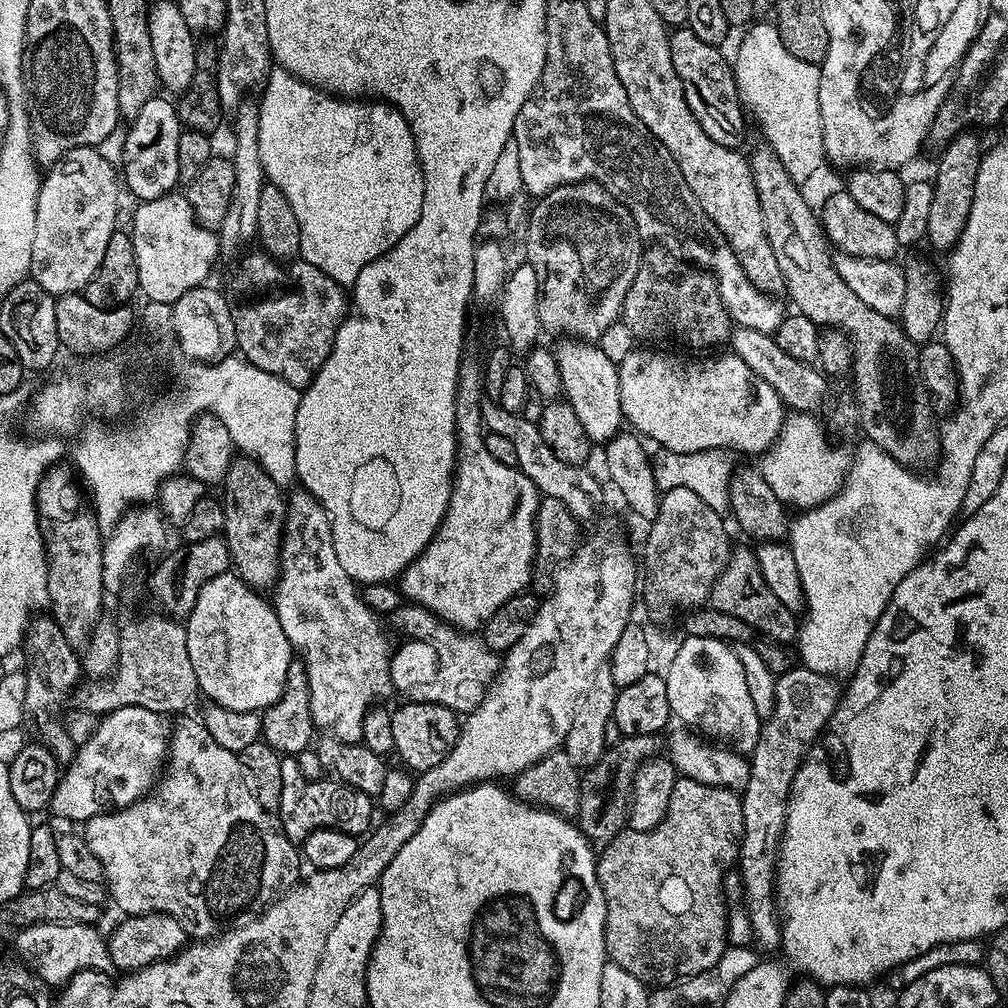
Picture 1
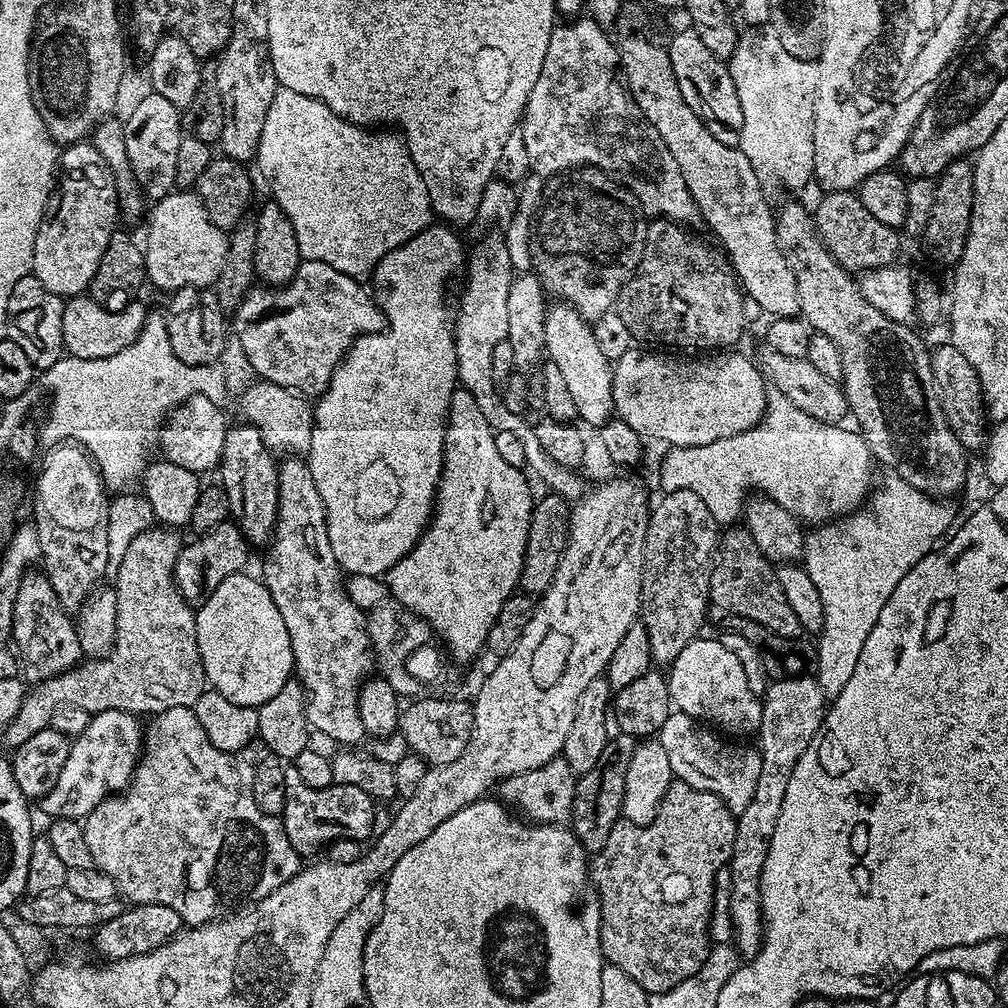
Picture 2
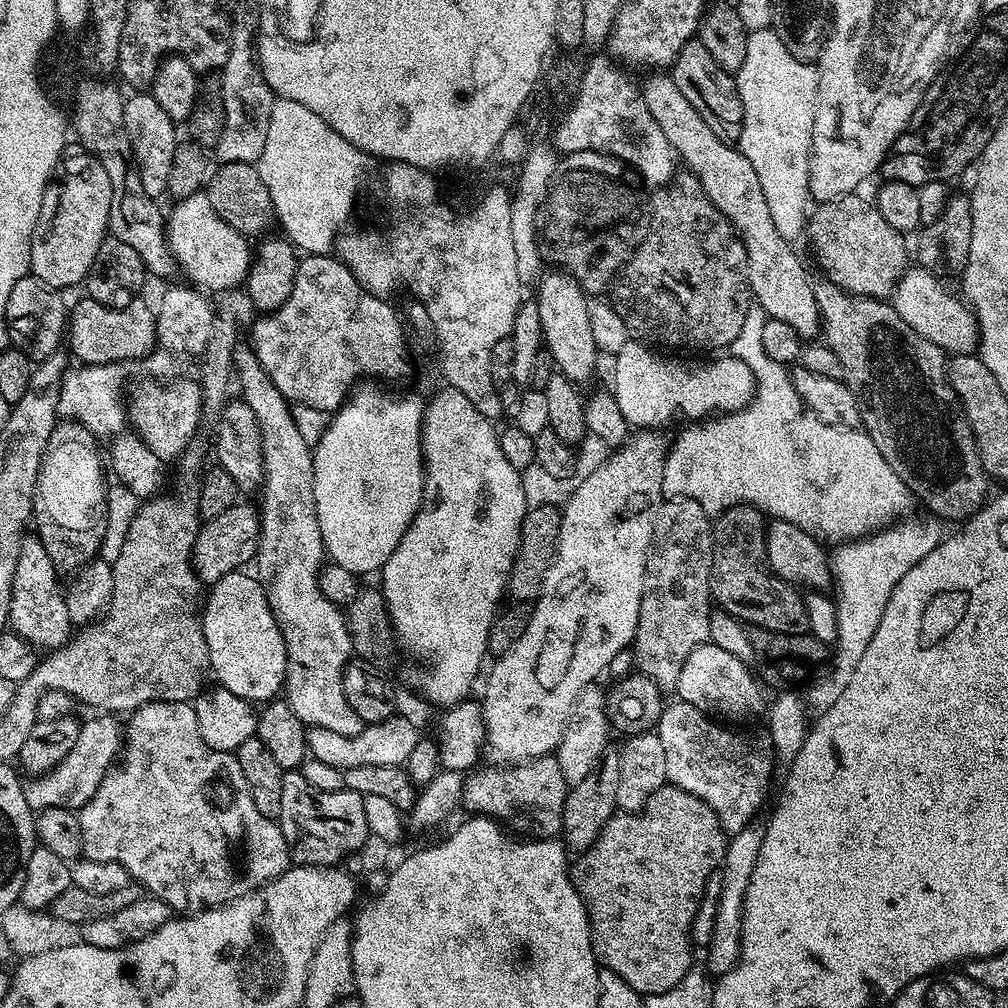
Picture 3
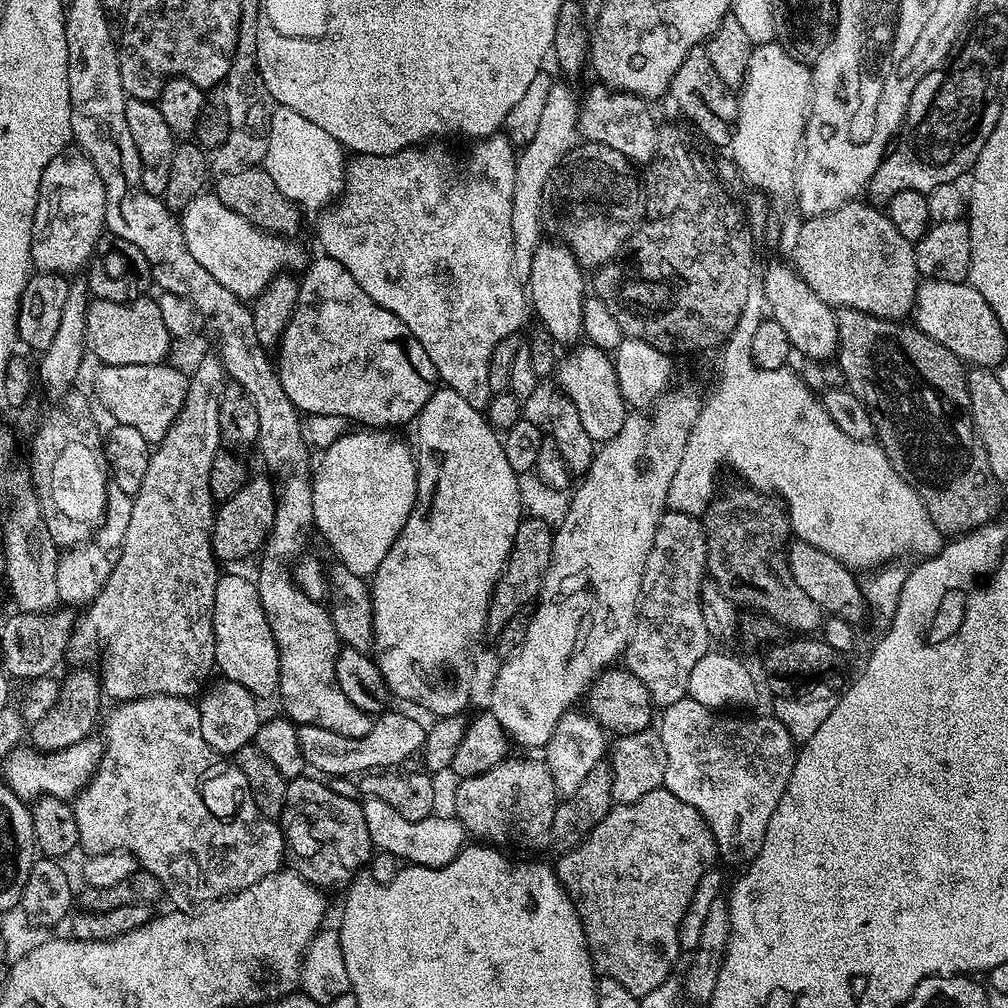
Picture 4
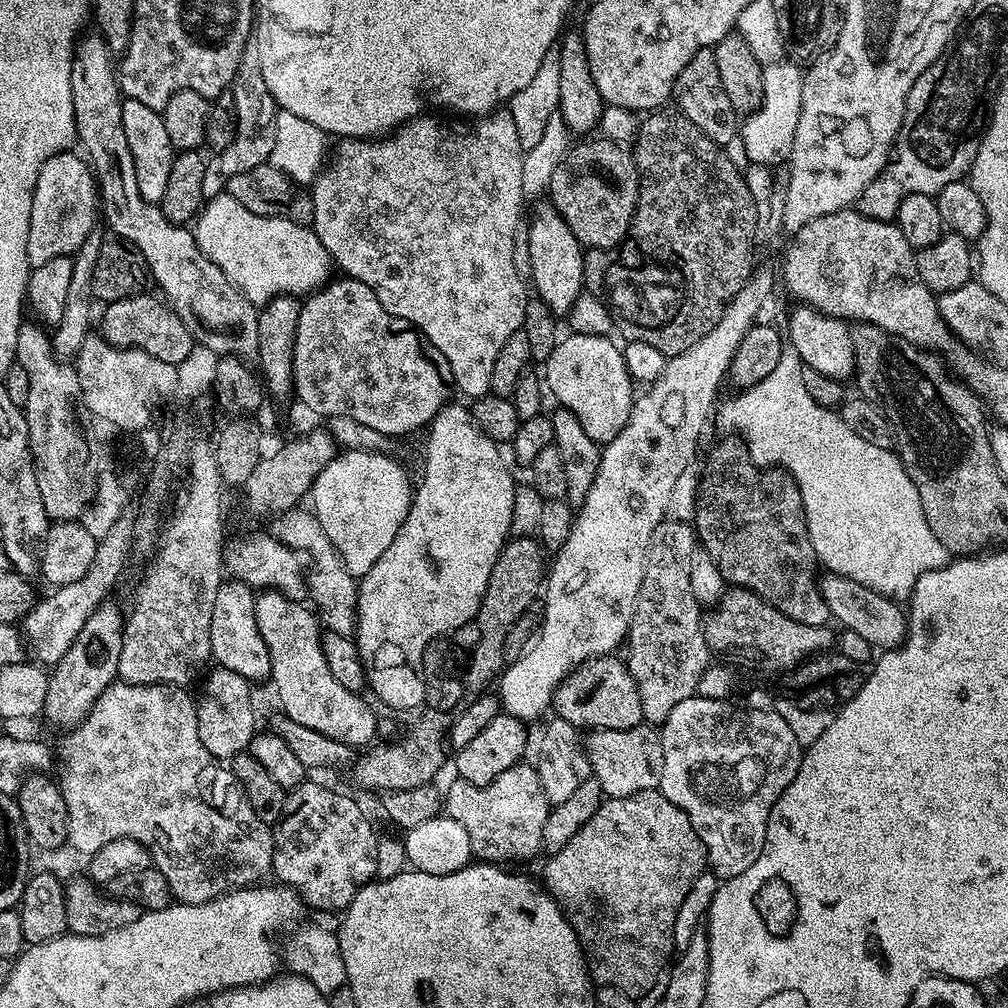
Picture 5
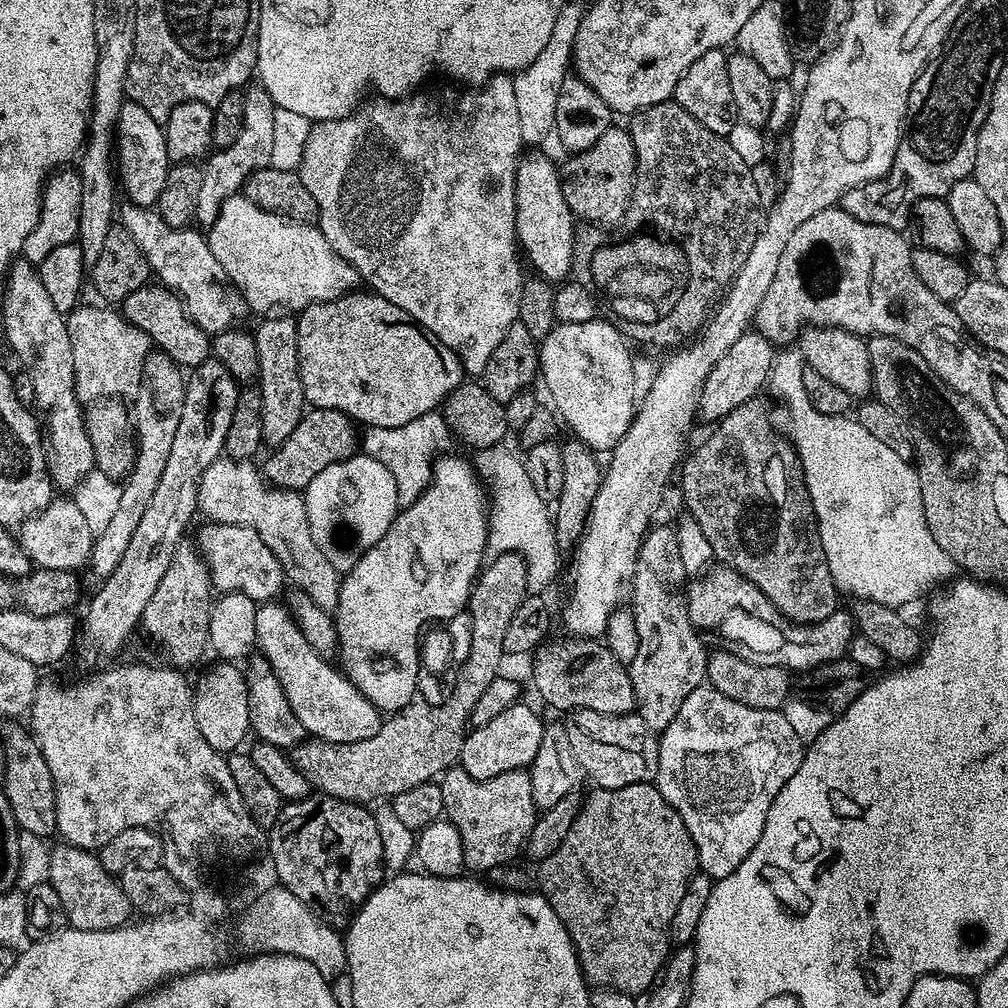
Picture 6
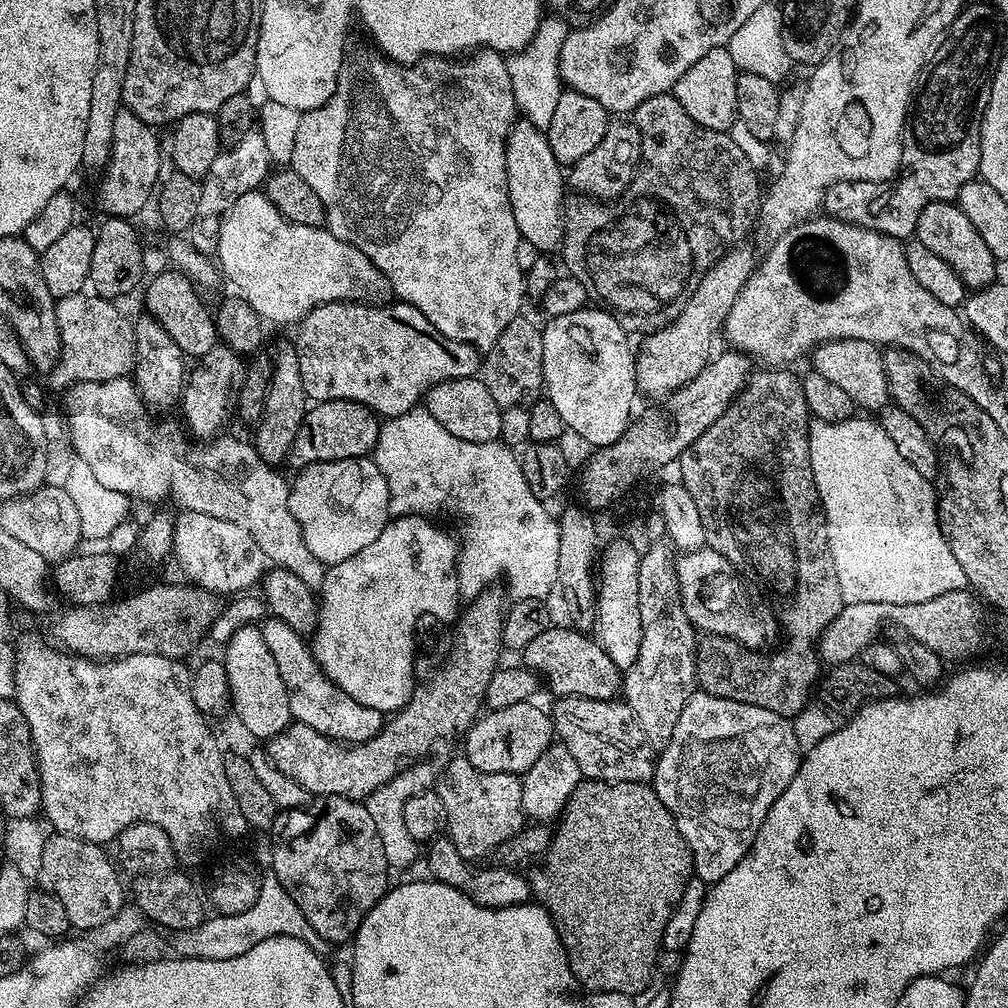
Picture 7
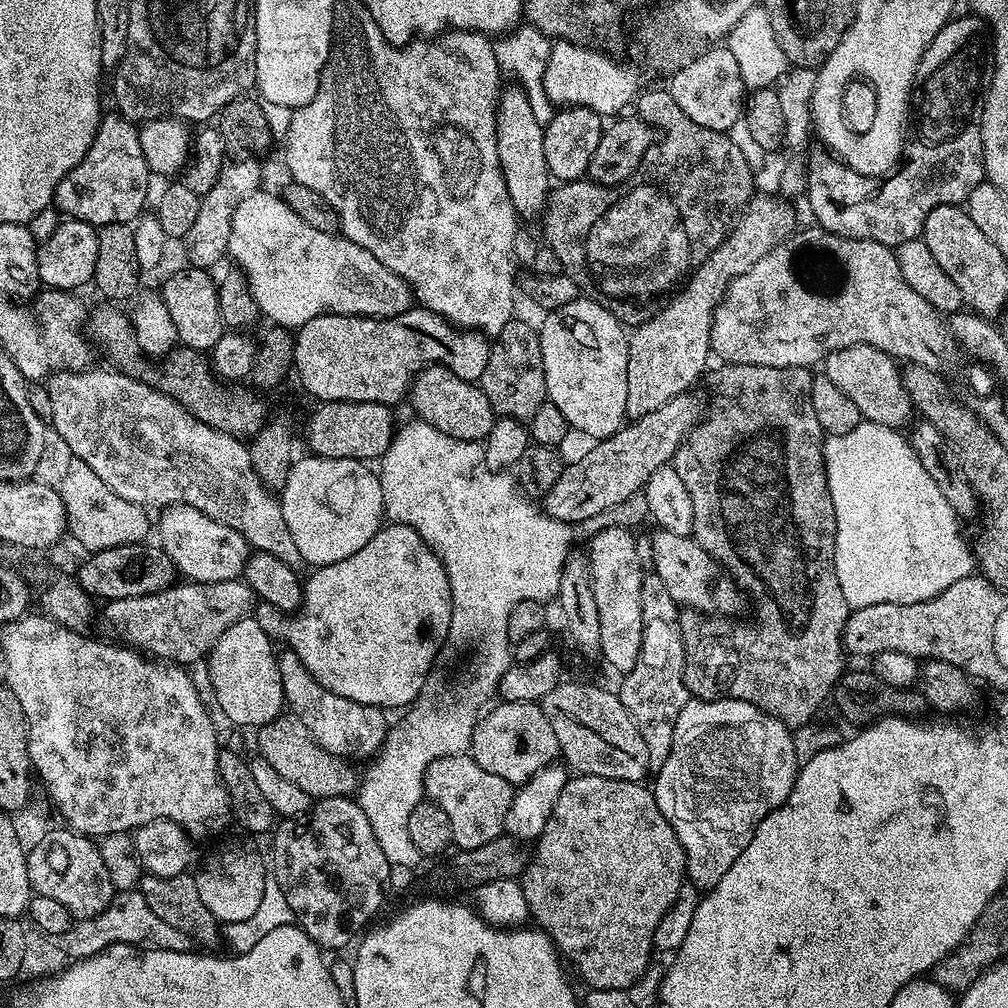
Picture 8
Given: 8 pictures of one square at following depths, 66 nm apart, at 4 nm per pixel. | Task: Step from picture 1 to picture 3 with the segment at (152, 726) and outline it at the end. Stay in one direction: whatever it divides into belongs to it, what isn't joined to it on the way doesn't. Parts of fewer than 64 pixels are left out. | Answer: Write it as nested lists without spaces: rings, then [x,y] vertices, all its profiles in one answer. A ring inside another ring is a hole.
[[[96,714],[93,720],[84,720],[80,726],[78,742],[54,770],[29,779],[24,784],[26,802],[34,809],[71,808],[79,810],[98,790],[102,778],[117,763],[124,747],[124,728],[115,715]]]

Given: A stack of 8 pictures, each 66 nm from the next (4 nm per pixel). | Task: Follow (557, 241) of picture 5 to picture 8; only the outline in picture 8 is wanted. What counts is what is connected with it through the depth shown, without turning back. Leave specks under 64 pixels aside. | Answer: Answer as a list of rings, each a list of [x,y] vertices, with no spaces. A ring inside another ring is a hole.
[[[505,87],[501,91],[496,114],[496,137],[500,143],[502,178],[508,184],[510,202],[516,208],[517,217],[539,217],[544,205],[548,203],[550,173],[546,162],[546,150],[540,145],[542,125],[531,113],[530,101],[524,95],[523,88]]]

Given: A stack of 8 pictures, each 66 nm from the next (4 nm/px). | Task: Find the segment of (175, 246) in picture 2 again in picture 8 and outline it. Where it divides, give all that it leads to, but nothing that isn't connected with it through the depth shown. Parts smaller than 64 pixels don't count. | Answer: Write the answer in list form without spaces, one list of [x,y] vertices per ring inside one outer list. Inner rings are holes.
[[[267,190],[252,192],[250,198],[242,198],[242,202],[238,202],[238,210],[234,210],[234,222],[230,226],[228,256],[231,259],[236,259],[235,267],[242,270],[244,276],[248,279],[254,302],[260,307],[261,317],[267,318],[269,316],[273,325],[289,330],[300,328],[306,322],[310,322],[310,318],[325,316],[328,312],[342,314],[343,316],[397,316],[405,312],[406,309],[413,307],[414,304],[412,285],[407,284],[398,274],[394,274],[394,270],[382,266],[382,262],[378,262],[378,258],[374,258],[374,254],[370,254],[370,250],[350,242],[342,234],[331,236],[322,230],[314,230],[314,226],[306,226],[306,222],[302,222],[302,218],[298,218],[298,214],[294,214],[294,210],[290,210],[290,206],[286,206],[283,198],[277,193],[275,196],[274,193],[267,192]]]

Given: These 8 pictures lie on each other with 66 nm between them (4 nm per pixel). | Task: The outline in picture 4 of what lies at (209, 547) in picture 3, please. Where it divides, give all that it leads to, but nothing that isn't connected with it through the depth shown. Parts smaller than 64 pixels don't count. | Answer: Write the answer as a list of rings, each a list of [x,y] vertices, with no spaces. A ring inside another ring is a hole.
[[[253,475],[244,483],[242,490],[234,494],[234,498],[223,501],[215,509],[212,522],[212,552],[217,561],[244,560],[247,556],[255,557],[263,549],[264,541],[267,540],[274,522],[277,489],[277,485],[267,475],[264,476]]]

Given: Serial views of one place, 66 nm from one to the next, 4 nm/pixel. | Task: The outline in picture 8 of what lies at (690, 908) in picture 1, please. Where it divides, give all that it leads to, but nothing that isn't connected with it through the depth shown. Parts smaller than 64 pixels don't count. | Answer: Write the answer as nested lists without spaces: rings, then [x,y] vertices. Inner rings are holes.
[[[573,775],[562,786],[562,794],[558,794],[558,802],[554,802],[554,810],[542,830],[542,834],[535,841],[534,851],[531,853],[527,868],[524,869],[520,888],[524,891],[524,897],[528,903],[528,911],[531,919],[538,925],[540,931],[545,932],[552,943],[556,945],[561,957],[569,965],[580,971],[580,976],[589,985],[589,989],[618,990],[619,992],[631,989],[631,984],[648,968],[648,959],[654,956],[652,939],[654,938],[654,926],[662,922],[662,914],[670,910],[674,898],[678,898],[678,890],[686,882],[688,859],[684,857],[684,847],[680,845],[678,834],[674,834],[674,826],[658,810],[656,793],[651,787],[643,788],[643,783],[634,780],[611,780],[601,776]]]

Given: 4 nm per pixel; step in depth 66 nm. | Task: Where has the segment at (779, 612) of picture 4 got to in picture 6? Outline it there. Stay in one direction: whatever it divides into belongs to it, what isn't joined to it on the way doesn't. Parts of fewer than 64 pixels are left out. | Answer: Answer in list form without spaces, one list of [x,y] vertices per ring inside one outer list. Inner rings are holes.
[[[759,399],[748,400],[742,406],[735,408],[730,414],[726,414],[713,427],[716,429],[705,438],[704,444],[698,445],[693,452],[691,449],[683,457],[682,467],[678,472],[678,484],[680,480],[678,488],[686,501],[687,511],[698,522],[698,526],[702,526],[702,534],[706,534],[706,542],[710,542],[712,555],[721,565],[733,568],[735,572],[741,572],[750,582],[754,582],[754,586],[758,586],[758,590],[762,590],[762,594],[766,594],[766,598],[770,598],[770,602],[777,608],[780,615],[794,621],[795,624],[822,622],[826,618],[830,618],[832,612],[837,611],[836,596],[838,597],[838,589],[836,583],[832,581],[830,566],[826,562],[826,554],[822,550],[820,534],[816,530],[816,515],[812,509],[812,499],[808,493],[808,487],[804,485],[804,471],[800,469],[800,458],[797,456],[791,440],[783,435],[780,435],[781,437],[776,436],[775,430],[772,429],[772,420],[768,417],[767,410],[760,403]]]

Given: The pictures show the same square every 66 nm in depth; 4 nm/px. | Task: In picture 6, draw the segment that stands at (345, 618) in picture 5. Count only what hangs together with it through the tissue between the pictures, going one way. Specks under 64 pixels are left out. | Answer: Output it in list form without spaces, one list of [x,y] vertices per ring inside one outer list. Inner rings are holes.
[[[221,458],[211,464],[200,478],[196,503],[209,521],[217,524],[246,526],[274,550],[274,558],[283,566],[289,585],[304,591],[318,607],[335,609],[340,597],[341,573],[322,554],[314,534],[310,534],[310,518],[306,518],[303,495],[291,488],[278,488],[264,479],[252,460]]]

